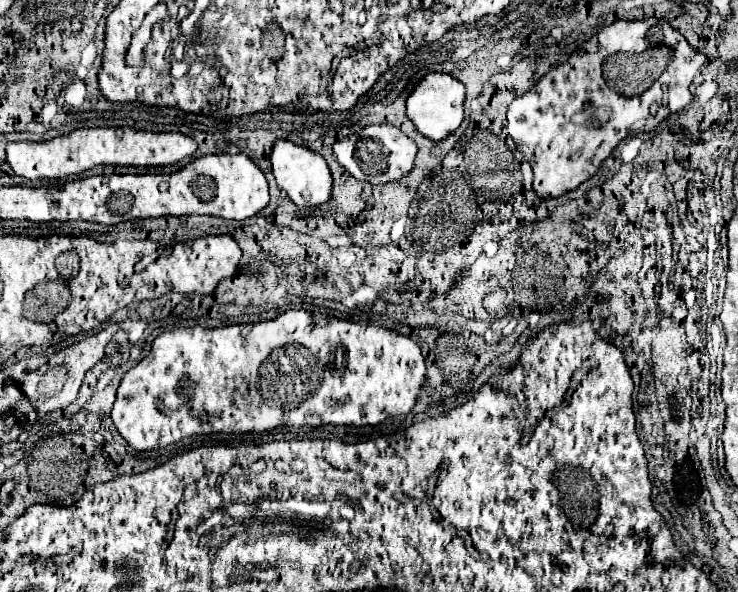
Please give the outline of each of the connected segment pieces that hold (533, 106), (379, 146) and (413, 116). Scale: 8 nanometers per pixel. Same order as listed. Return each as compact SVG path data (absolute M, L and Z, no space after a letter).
M656 17L642 21L614 21L582 43L566 63L548 71L526 95L516 97L508 107L508 131L520 153L532 165L534 193L540 199L548 199L574 191L580 183L596 175L598 167L612 155L622 139L650 131L670 113L686 107L692 101L688 87L706 63L706 55L694 51L676 29Z
M394 125L364 127L360 133L338 141L332 149L334 149L338 163L348 173L352 173L356 179L366 181L370 185L384 185L384 183L400 181L404 175L408 175L412 171L414 159L416 159L416 153L418 153L418 145L414 143L414 139L406 137Z
M430 73L410 93L406 101L408 107L406 113L424 137L432 141L442 141L460 127L464 119L464 99L466 99L466 89L458 79L446 73Z

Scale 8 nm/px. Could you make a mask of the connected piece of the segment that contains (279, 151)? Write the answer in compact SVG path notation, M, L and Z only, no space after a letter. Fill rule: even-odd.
M280 139L280 141L276 141L276 145L272 149L270 161L272 161L272 171L276 175L278 187L282 191L286 191L288 197L298 207L320 207L320 205L330 201L334 181L332 181L332 175L330 175L330 167L320 153L316 153L308 147L294 145L292 141L282 141Z

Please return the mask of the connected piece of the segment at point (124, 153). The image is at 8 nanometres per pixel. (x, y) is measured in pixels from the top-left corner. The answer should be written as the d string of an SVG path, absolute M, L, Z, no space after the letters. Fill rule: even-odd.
M78 129L70 135L56 137L46 143L8 143L8 163L14 173L26 179L60 179L78 175L96 165L132 165L132 167L166 167L194 155L196 141L182 133L150 133L138 129Z

